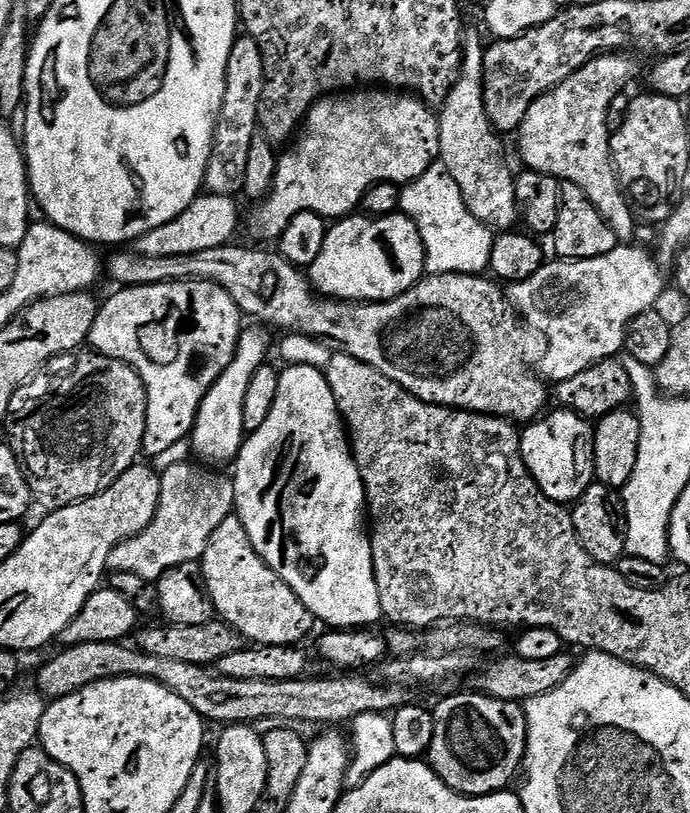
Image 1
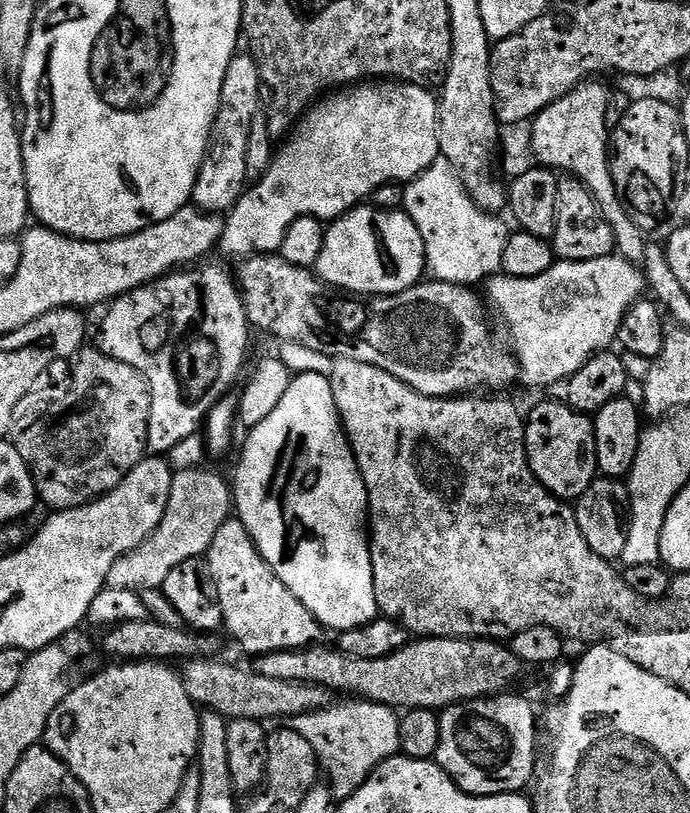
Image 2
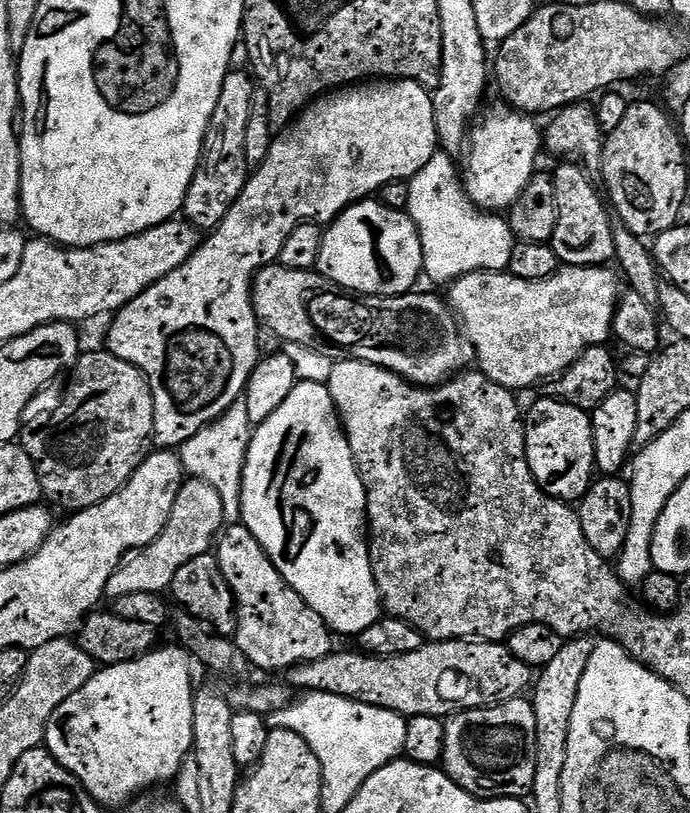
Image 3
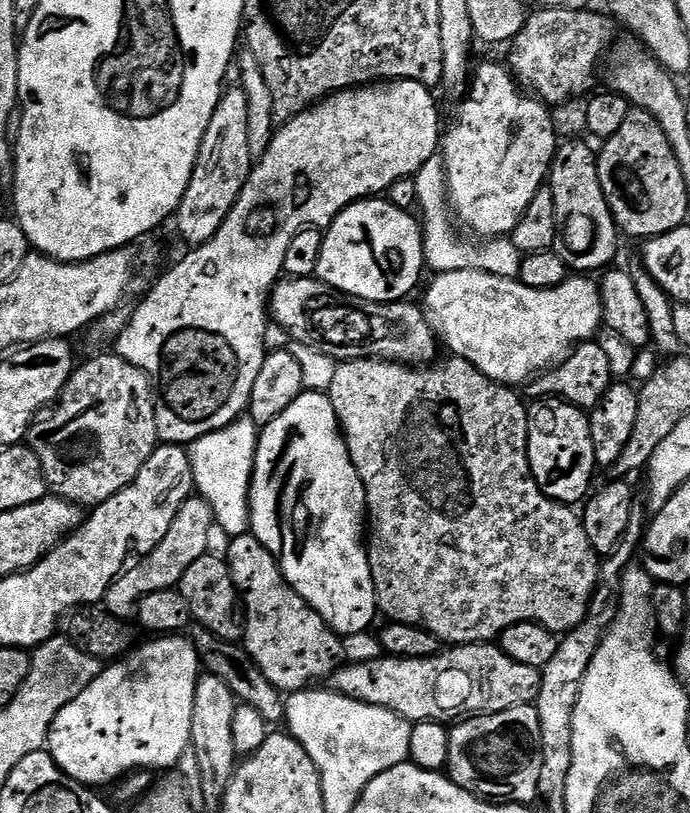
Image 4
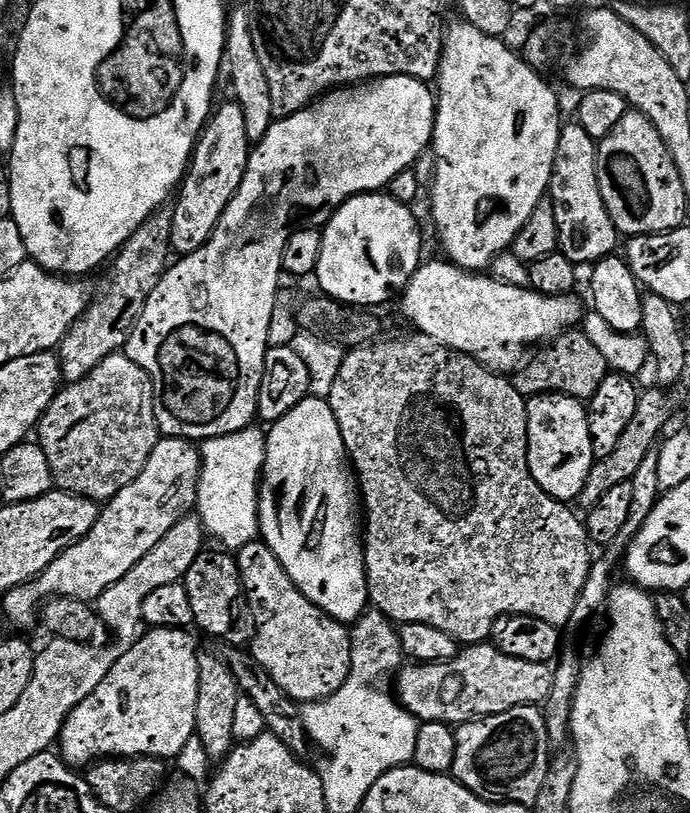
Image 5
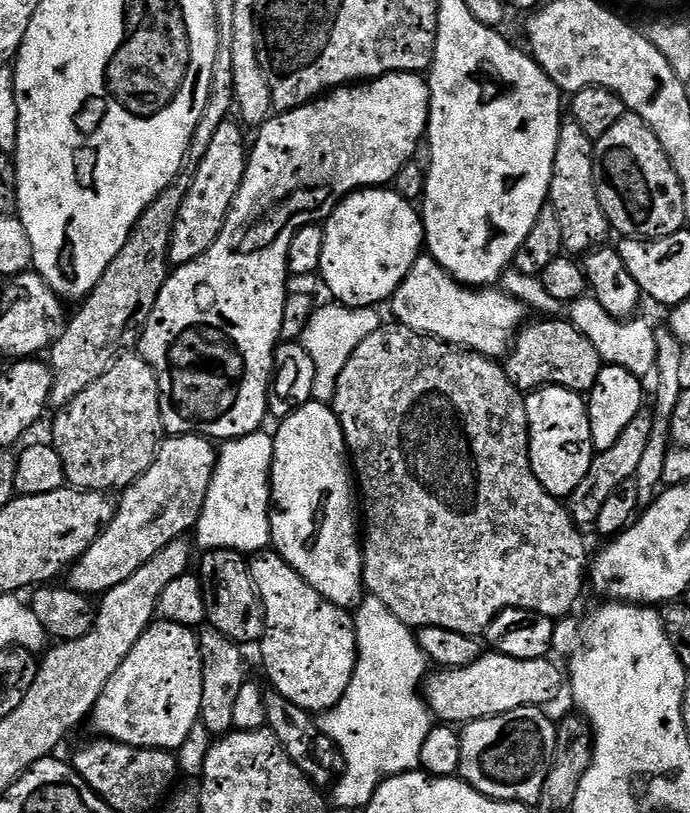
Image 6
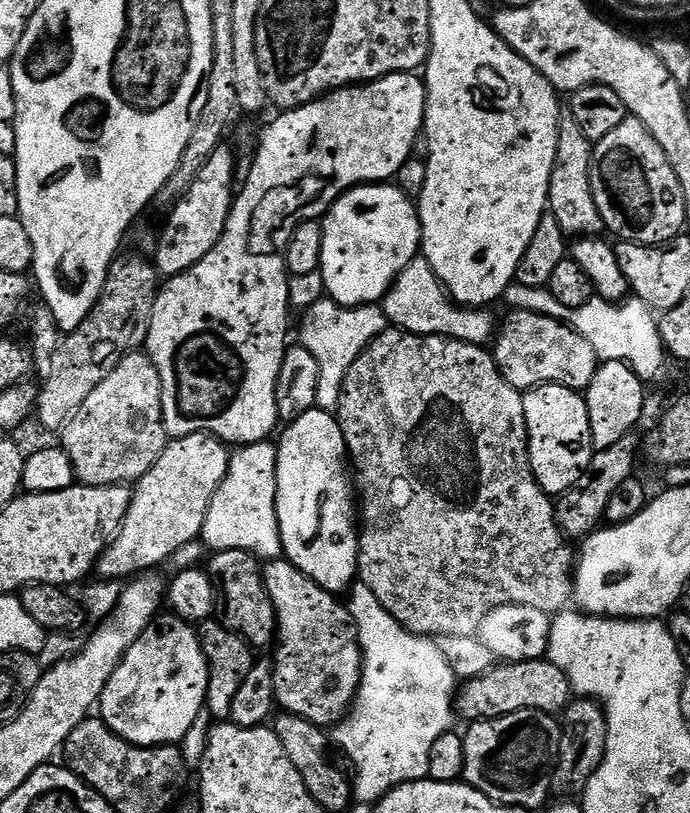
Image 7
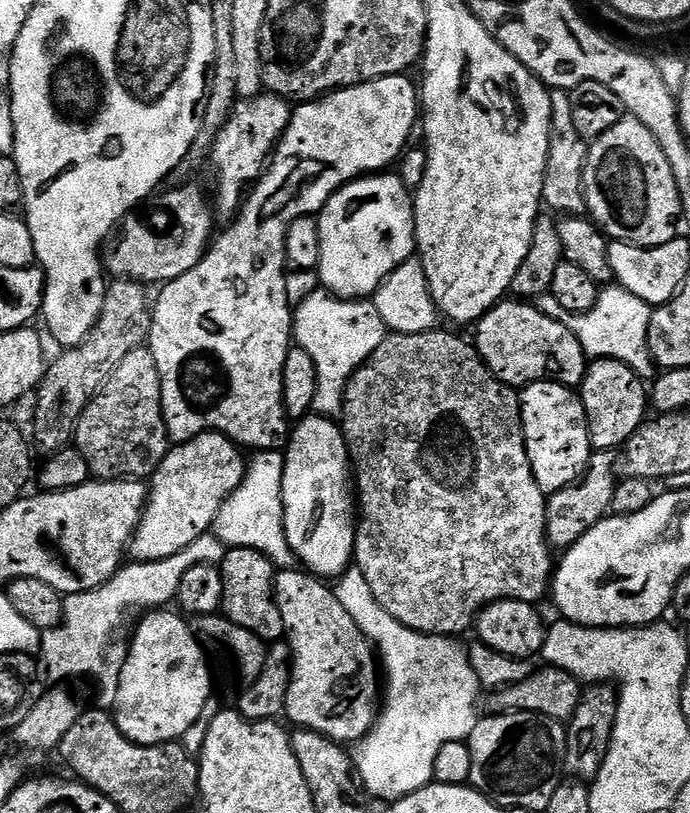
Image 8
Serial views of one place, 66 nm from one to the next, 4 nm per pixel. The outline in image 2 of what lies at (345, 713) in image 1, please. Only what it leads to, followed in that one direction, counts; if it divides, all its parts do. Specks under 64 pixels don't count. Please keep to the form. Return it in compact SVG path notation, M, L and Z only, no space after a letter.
M201 658L199 660L189 660L183 665L182 668L182 679L186 686L186 694L192 699L193 704L199 706L201 709L209 712L217 712L220 716L224 717L225 720L258 720L261 722L269 722L268 720L280 720L276 722L287 722L290 718L295 716L310 716L313 714L320 714L329 707L330 693L327 688L322 686L314 686L313 684L295 684L294 682L278 682L278 678L262 678L262 674L258 674L254 670L248 672L244 668L235 668L232 664L223 664L220 658Z

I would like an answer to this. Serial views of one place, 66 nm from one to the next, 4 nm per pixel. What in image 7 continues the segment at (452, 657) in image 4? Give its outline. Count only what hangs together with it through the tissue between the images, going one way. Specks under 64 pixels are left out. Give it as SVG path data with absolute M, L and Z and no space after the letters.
M546 658L517 664L504 662L478 680L463 681L456 693L455 711L460 720L468 720L467 722L493 720L522 710L560 714L568 707L572 695L566 674Z

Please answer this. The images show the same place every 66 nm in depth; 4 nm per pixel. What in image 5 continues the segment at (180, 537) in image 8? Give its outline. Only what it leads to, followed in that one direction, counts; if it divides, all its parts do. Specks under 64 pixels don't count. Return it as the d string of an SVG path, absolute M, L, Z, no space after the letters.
M162 438L150 454L150 462L130 486L126 486L114 499L101 507L98 522L74 546L67 548L46 570L28 584L18 586L2 598L4 612L12 624L28 628L37 623L42 605L53 596L75 600L99 601L100 595L114 582L126 578L170 530L183 520L189 510L196 508L199 489L201 449L193 441Z

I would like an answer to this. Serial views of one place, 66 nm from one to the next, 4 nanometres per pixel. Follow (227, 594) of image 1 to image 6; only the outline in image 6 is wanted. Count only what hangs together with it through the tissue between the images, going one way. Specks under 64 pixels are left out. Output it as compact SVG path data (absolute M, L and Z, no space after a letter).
M275 550L255 553L248 560L248 569L256 595L264 608L264 637L258 642L260 656L264 659L264 672L271 687L282 698L302 706L302 710L323 714L331 710L346 694L356 669L356 626L353 617L345 609L334 606L314 586L310 586Z

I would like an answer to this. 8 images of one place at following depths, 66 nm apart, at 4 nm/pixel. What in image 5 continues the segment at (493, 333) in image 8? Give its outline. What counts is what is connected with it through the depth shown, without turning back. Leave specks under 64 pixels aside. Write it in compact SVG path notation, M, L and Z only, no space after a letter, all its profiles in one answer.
M583 330L566 331L537 352L540 353L532 361L529 359L511 377L518 394L522 394L525 398L559 394L573 396L576 400L587 402L594 394L598 394L598 386L602 386L604 379L610 375L606 358Z

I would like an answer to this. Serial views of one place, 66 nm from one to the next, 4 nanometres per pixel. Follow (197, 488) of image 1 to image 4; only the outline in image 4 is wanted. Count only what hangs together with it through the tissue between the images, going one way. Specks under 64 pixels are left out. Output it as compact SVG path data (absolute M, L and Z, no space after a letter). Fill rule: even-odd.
M199 494L189 496L188 501L178 510L170 530L166 530L166 538L154 546L154 550L143 553L136 565L125 567L117 576L116 581L108 588L106 607L113 616L128 618L135 613L136 606L141 596L154 594L158 590L176 588L182 574L190 570L190 562L198 562L198 558L209 555L208 543L212 540L214 519L211 506ZM133 567L133 568L132 568Z

